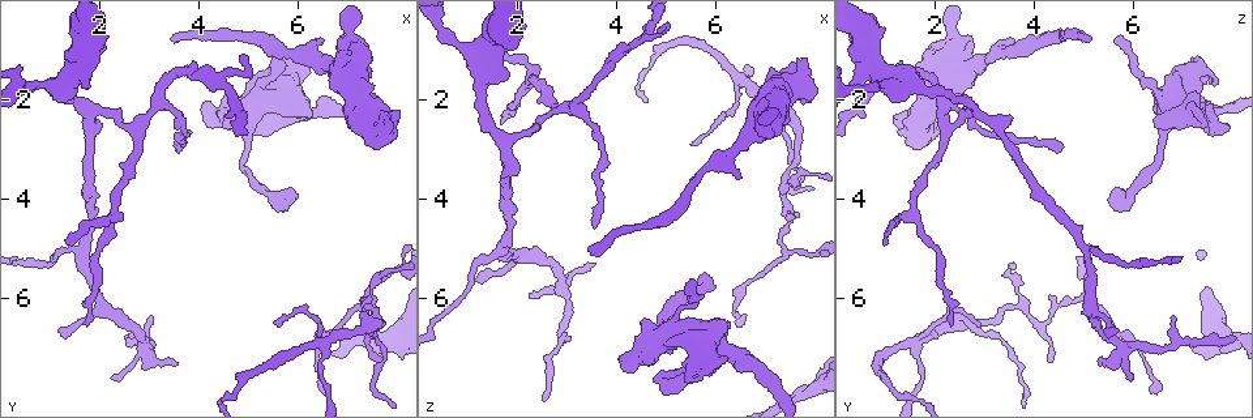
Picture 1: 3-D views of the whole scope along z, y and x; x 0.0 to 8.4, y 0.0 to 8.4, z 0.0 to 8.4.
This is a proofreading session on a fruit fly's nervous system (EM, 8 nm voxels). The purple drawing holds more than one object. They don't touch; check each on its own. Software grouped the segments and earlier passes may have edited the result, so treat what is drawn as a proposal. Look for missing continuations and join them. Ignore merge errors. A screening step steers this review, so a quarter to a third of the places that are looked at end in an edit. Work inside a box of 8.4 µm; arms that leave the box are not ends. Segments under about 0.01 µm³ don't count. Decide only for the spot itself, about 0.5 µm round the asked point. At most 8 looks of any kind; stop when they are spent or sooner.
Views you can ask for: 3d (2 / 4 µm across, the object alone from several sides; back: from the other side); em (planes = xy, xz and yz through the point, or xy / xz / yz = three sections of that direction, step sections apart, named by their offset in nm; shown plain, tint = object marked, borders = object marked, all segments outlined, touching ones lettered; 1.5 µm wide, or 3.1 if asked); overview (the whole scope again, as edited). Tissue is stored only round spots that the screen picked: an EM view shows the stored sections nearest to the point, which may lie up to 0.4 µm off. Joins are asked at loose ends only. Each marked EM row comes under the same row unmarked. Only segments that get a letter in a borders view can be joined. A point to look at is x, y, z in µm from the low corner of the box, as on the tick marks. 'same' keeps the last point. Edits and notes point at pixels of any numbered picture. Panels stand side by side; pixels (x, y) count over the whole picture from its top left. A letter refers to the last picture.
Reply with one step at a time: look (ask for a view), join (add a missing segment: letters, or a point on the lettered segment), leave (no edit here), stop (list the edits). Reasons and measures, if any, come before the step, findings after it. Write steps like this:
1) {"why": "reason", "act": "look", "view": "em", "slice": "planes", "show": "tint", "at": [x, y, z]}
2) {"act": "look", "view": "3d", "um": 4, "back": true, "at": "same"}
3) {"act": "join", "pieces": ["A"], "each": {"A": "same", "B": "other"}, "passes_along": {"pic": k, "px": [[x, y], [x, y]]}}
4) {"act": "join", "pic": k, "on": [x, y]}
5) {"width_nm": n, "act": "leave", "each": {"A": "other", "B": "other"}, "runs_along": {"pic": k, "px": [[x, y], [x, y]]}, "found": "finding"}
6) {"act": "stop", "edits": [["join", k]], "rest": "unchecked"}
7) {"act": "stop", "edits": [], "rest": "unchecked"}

{"why": "an open end", "act": "look", "view": "em", "slice": "xz", "step": 4, "show": "tint", "at": [3.45, 0.80, 5.00]}

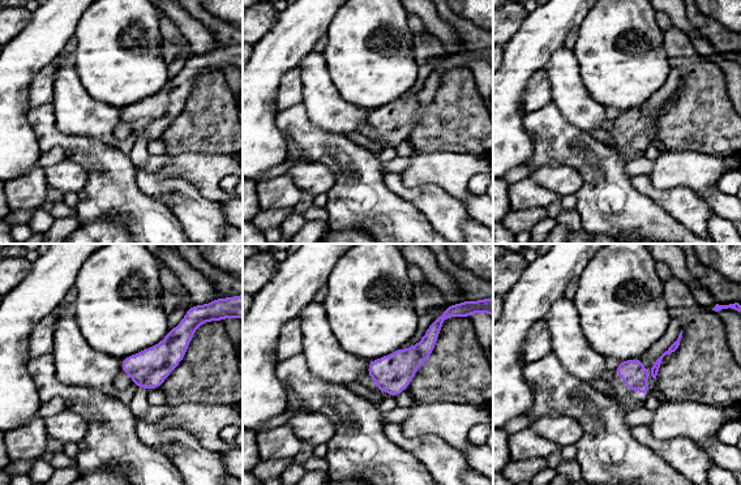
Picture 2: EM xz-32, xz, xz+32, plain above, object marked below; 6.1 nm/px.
{"act": "look", "view": "em", "slice": "planes", "show": "borders", "at": "same"}

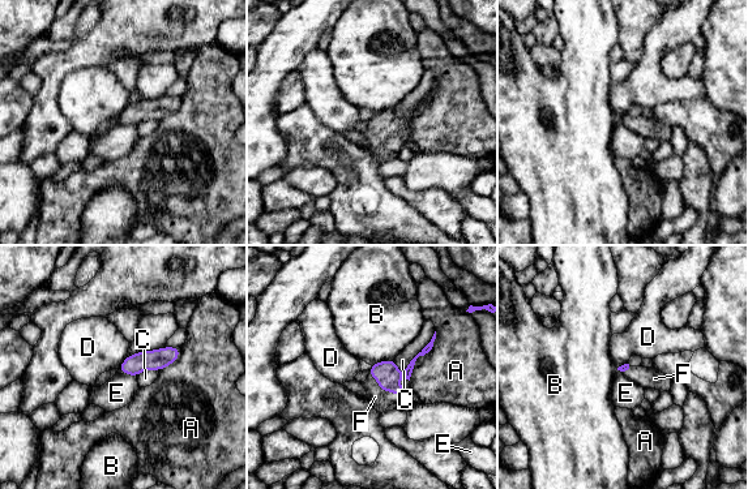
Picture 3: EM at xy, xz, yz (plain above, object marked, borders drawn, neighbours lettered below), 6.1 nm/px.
{"act": "join", "pieces": ["F"], "each": {"A": "other", "B": "other", "C": "other", "D": "other", "E": "other", "F": "same"}, "passes_along": {"pic": 3, "px": [[385, 373], [383, 390], [380, 400]]}, "found": "the neuron continues"}

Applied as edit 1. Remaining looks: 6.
{"act": "look", "view": "overview"}

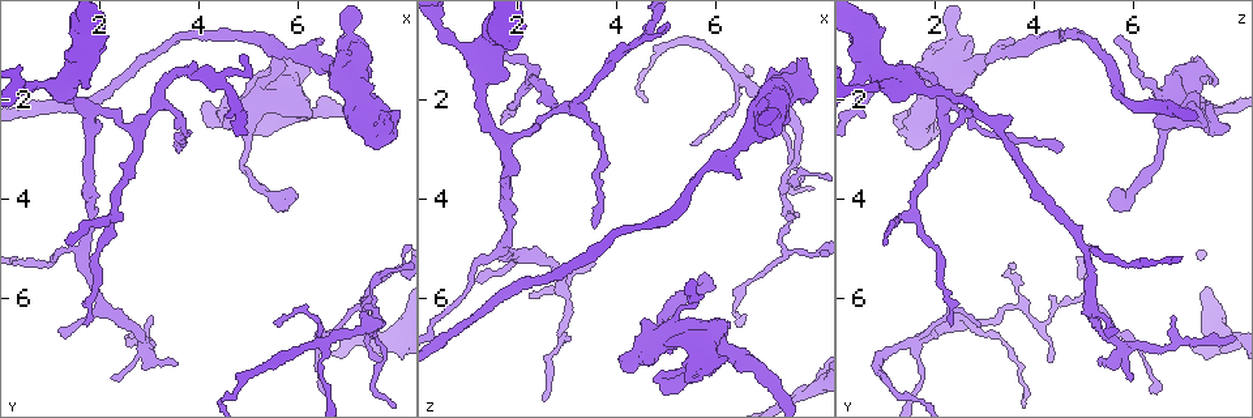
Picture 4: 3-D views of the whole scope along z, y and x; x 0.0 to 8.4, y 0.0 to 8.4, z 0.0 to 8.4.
{"why": "long arm stops here", "act": "look", "view": "em", "slice": "xz", "step": 8, "show": "borders", "at": [3.50, 3.00, 4.55]}

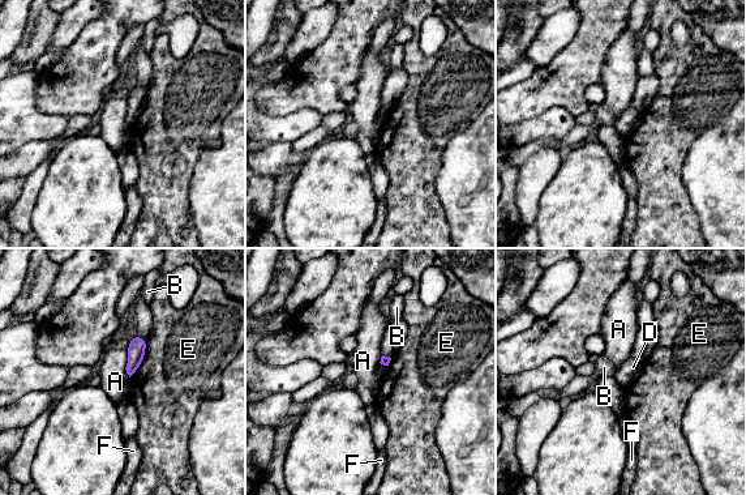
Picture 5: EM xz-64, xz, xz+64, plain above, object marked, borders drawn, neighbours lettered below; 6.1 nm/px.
{"act": "leave", "each": {"A": "other", "B": "other", "D": "other", "E": "other", "F": "other"}, "border": {"pic": 5, "px": [[132, 337], [125, 367], [128, 376]]}, "found": "no lettered segment goes on from it"}

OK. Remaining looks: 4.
{"act": "look", "view": "em", "slice": "planes", "show": "borders", "at": [3.10, 6.30, 6.80]}

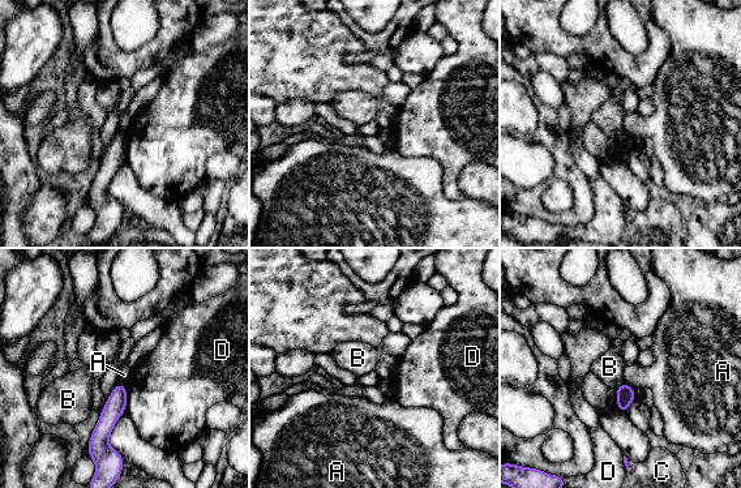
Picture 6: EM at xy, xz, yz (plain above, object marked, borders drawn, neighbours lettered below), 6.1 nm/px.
{"act": "leave", "each": {"A": "other", "B": "other", "C": "other", "D": "other"}, "border": {"pic": 6, "px": [[624, 381], [634, 388]]}, "found": "none of them fits"}

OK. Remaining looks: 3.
{"act": "stop", "edits": [["join", 3]], "rest": "unchecked"}

